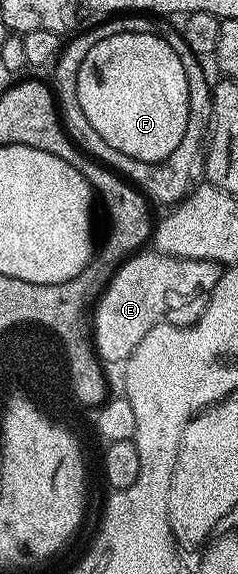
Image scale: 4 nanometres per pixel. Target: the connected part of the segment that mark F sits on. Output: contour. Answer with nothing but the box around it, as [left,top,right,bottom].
[73,33,189,161]

